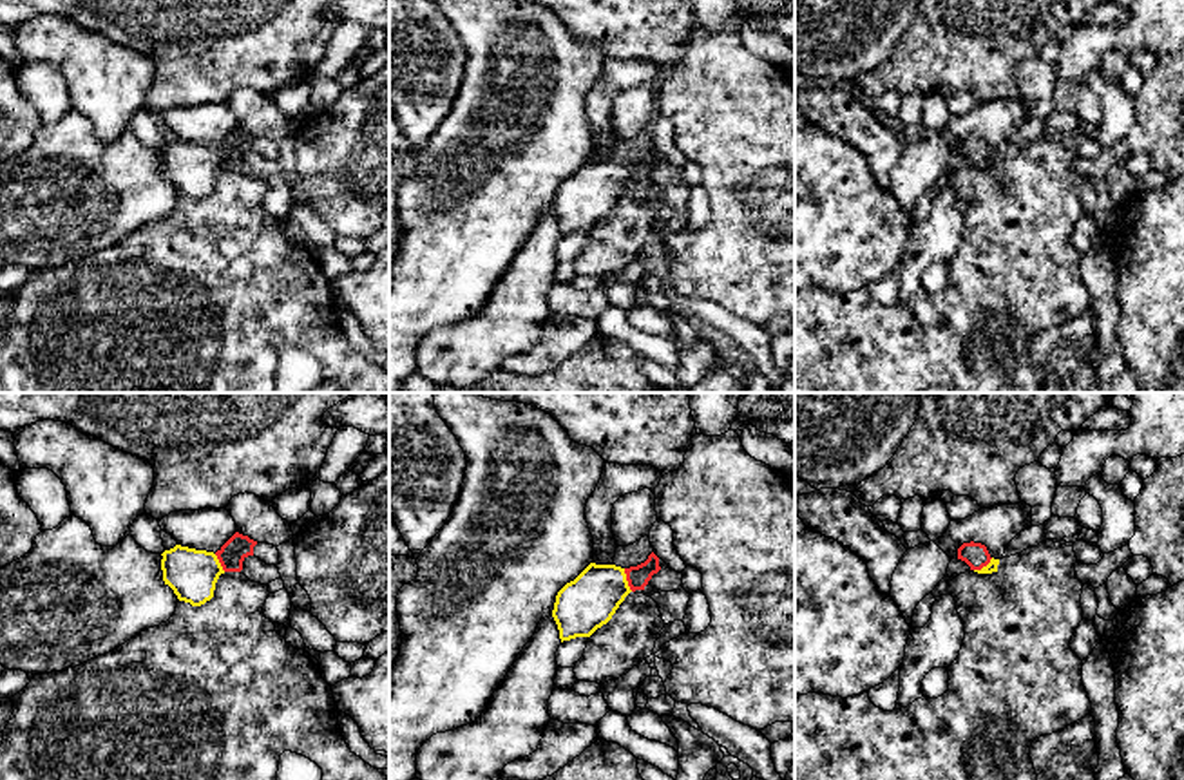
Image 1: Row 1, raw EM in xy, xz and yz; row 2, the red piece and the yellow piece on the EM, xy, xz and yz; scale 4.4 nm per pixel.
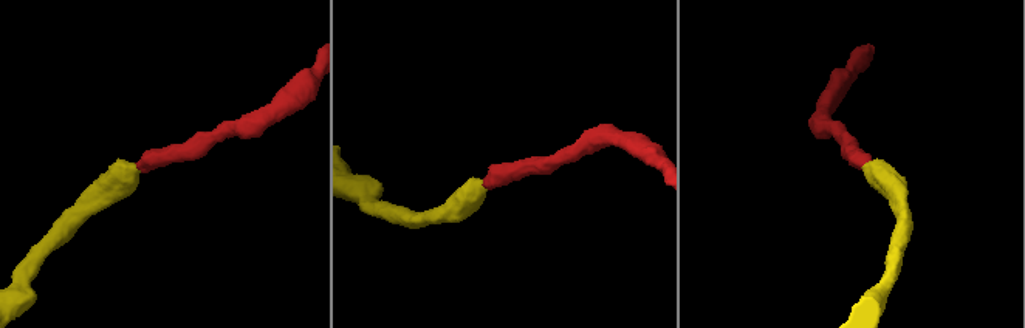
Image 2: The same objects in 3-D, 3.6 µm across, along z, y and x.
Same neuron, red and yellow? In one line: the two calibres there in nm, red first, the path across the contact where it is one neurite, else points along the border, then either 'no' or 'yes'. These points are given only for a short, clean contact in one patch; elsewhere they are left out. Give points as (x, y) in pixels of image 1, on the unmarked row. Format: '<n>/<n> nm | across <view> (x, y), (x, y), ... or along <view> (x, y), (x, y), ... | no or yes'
100/240 nm | across xz (638, 172), (627, 174), (603, 181), (583, 199) | yes

